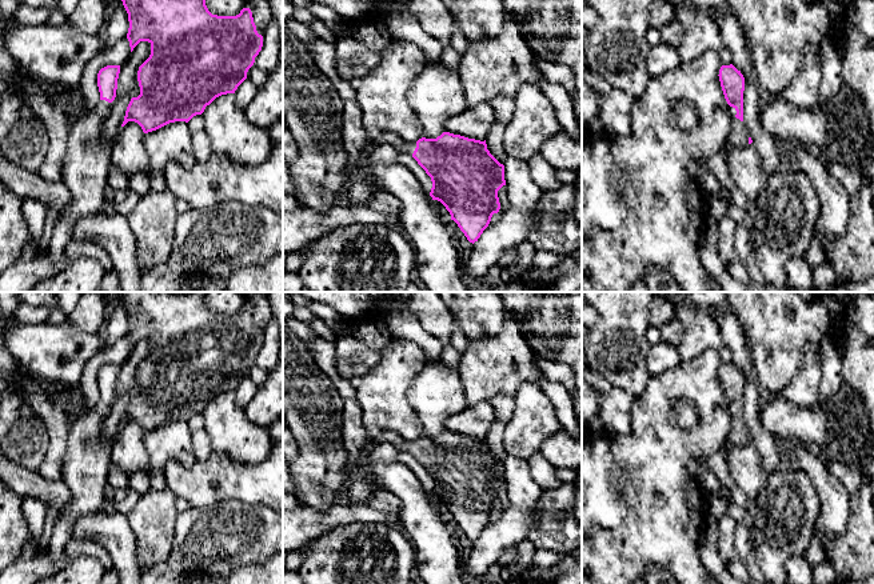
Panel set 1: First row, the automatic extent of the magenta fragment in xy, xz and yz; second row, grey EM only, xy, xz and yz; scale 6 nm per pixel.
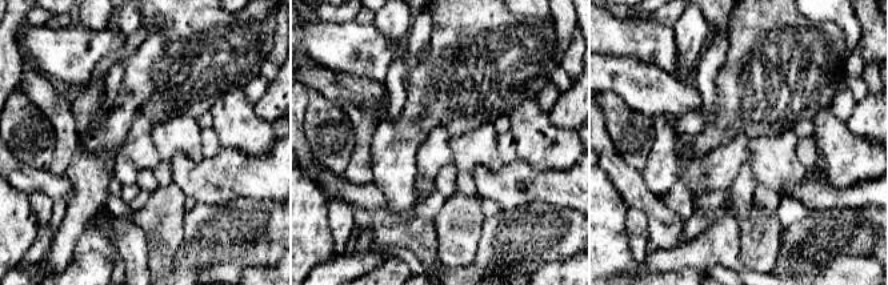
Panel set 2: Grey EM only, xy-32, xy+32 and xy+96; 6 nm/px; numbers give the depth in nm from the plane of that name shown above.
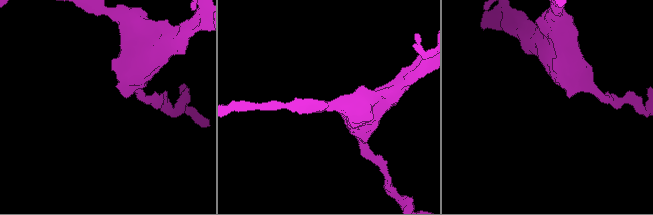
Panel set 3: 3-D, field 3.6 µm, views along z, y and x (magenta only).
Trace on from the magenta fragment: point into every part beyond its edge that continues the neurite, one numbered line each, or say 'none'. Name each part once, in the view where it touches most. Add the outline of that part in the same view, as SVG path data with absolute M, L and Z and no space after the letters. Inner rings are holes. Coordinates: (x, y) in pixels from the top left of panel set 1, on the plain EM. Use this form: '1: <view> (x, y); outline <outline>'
1: yz (737, 436); outline M729 404L730 412L730 431L727 433L726 445L727 447L741 447L749 443L749 433L743 420L735 416L735 407Z

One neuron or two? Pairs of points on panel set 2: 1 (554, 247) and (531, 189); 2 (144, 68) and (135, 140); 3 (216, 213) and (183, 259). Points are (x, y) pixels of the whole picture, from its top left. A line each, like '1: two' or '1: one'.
1: two
2: two
3: one

